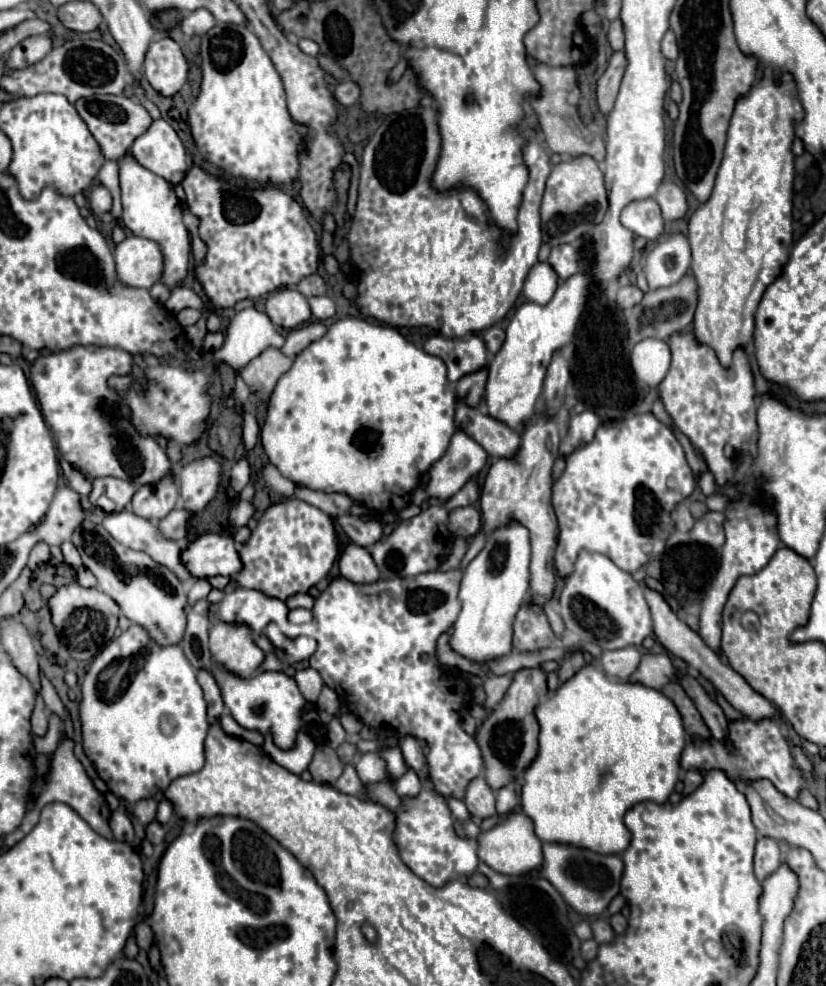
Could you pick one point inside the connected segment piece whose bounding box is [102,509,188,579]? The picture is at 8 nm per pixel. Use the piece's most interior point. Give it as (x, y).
(132, 531)

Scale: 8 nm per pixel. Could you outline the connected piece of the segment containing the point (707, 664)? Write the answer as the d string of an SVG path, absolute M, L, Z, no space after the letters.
M646 583L642 585L644 587L644 597L648 601L648 607L650 607L650 613L652 613L652 625L654 625L654 635L656 639L674 655L674 657L680 657L684 659L692 669L696 669L698 673L702 673L714 687L720 695L724 695L724 699L736 709L740 711L744 717L752 717L752 721L760 721L760 717L776 717L776 721L780 721L780 713L778 709L768 701L764 699L760 693L756 693L746 681L744 677L740 677L730 665L724 665L720 661L720 657L702 641L702 637L692 631L684 621L680 621L676 617L676 613L670 609L670 605L666 603L664 595L646 587Z

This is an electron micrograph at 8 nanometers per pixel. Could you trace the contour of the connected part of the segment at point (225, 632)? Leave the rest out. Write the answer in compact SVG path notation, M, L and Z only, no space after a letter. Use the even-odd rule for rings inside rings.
M216 623L212 627L210 653L212 653L212 661L216 661L216 665L224 665L224 669L228 669L228 673L236 673L238 677L252 677L264 659L264 651L260 647L256 647L252 641L252 631L248 627L240 627L240 625L232 625L232 623Z

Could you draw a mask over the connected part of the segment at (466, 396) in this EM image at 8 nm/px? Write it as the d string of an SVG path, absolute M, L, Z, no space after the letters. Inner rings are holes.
M486 369L464 375L458 383L456 383L456 399L464 401L468 407L476 407L484 395L484 387L486 387Z

